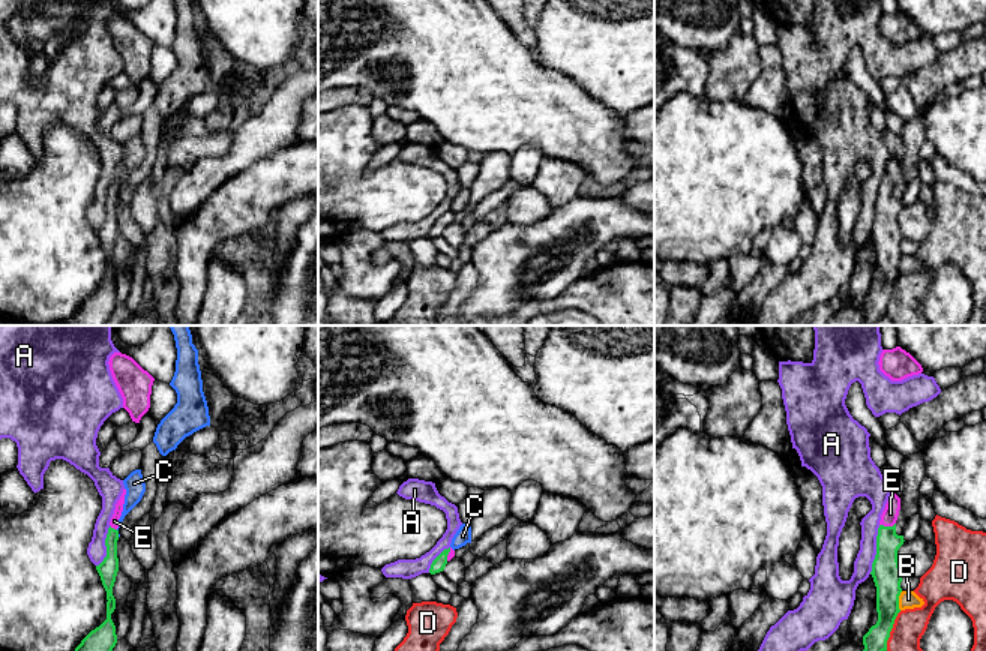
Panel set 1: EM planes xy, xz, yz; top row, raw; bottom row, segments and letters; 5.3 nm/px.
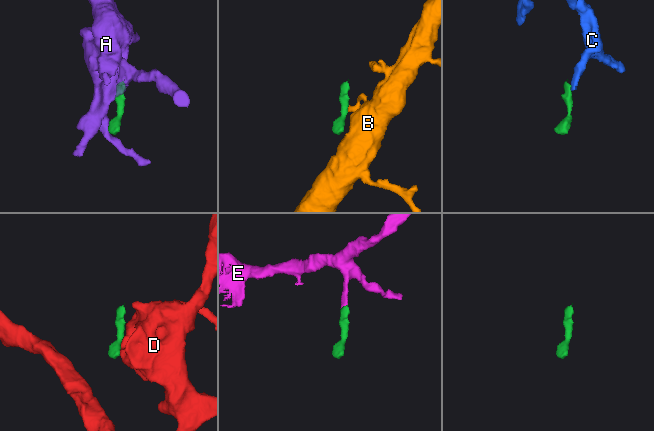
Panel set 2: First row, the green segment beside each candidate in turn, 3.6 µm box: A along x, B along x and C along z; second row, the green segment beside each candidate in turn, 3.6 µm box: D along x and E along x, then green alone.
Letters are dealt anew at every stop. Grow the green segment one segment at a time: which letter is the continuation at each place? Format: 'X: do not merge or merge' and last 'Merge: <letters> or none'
A: do not merge
B: do not merge
C: do not merge
D: do not merge
E: merge
Merge: E

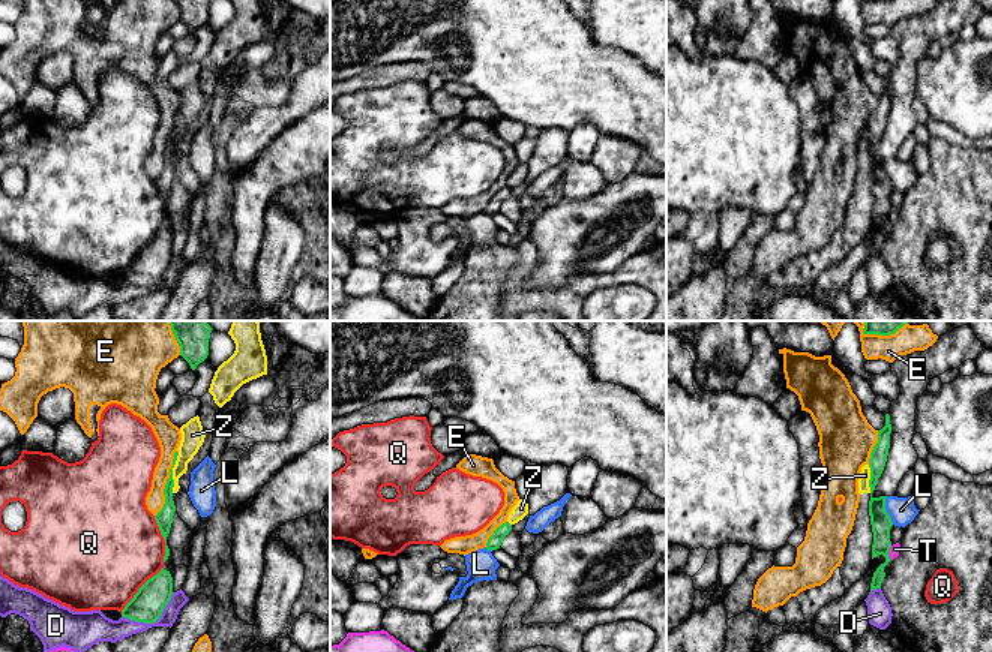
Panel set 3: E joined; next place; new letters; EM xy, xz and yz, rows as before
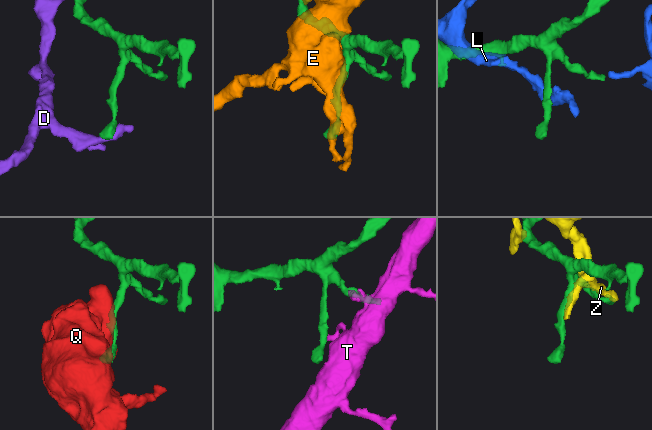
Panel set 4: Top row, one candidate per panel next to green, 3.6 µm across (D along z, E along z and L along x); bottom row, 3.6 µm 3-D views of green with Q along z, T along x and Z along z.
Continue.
D: do not merge
E: do not merge
L: do not merge
Q: do not merge
T: do not merge
Z: do not merge
Merge: none

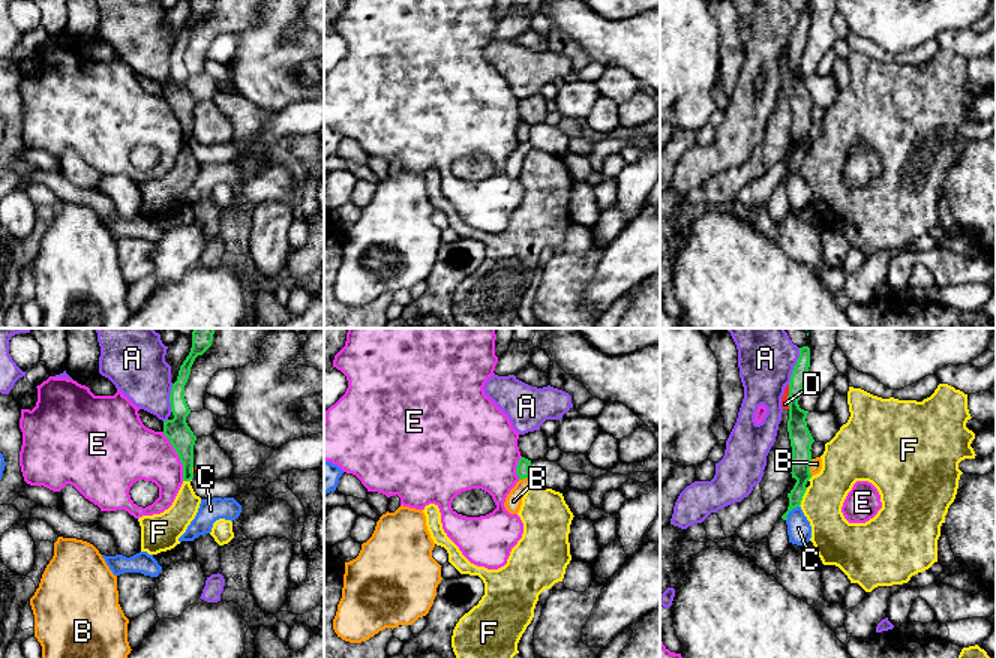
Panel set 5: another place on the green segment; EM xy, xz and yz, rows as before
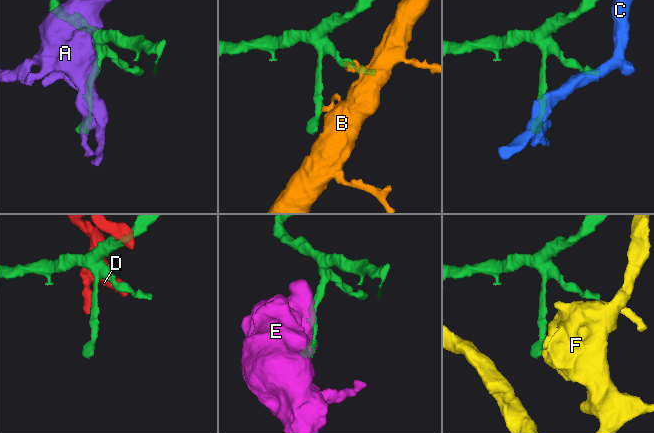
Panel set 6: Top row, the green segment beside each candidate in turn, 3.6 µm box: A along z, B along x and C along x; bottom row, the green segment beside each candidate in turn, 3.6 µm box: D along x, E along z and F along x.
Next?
A: do not merge
B: do not merge
C: do not merge
D: do not merge
E: do not merge
F: do not merge
Merge: none

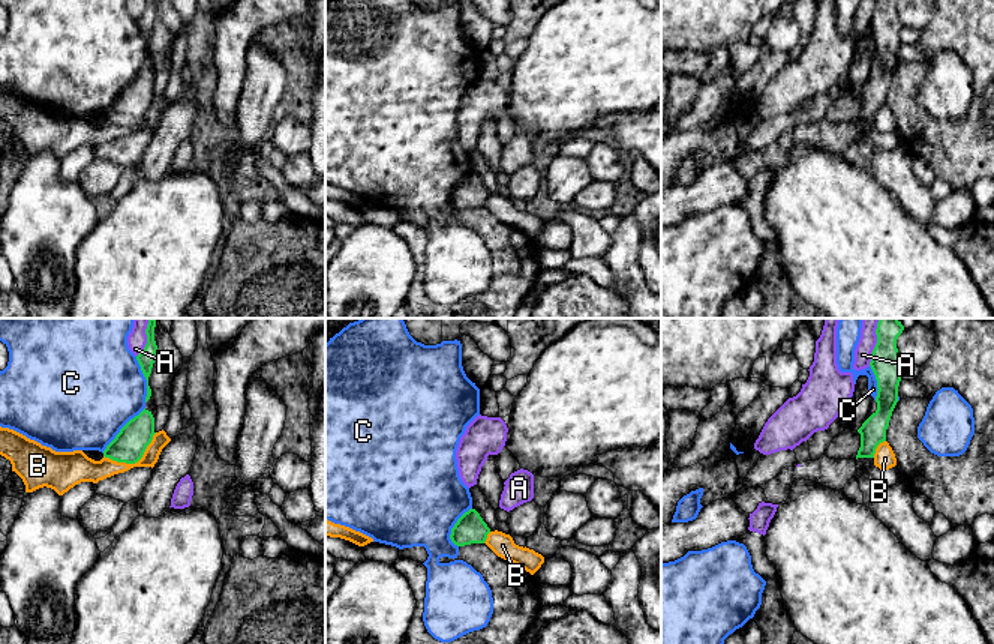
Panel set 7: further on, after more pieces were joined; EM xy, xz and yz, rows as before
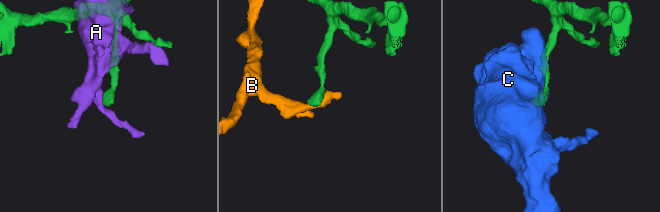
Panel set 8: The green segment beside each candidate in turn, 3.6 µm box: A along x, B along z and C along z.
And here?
A: do not merge
B: do not merge
C: do not merge
Merge: none

